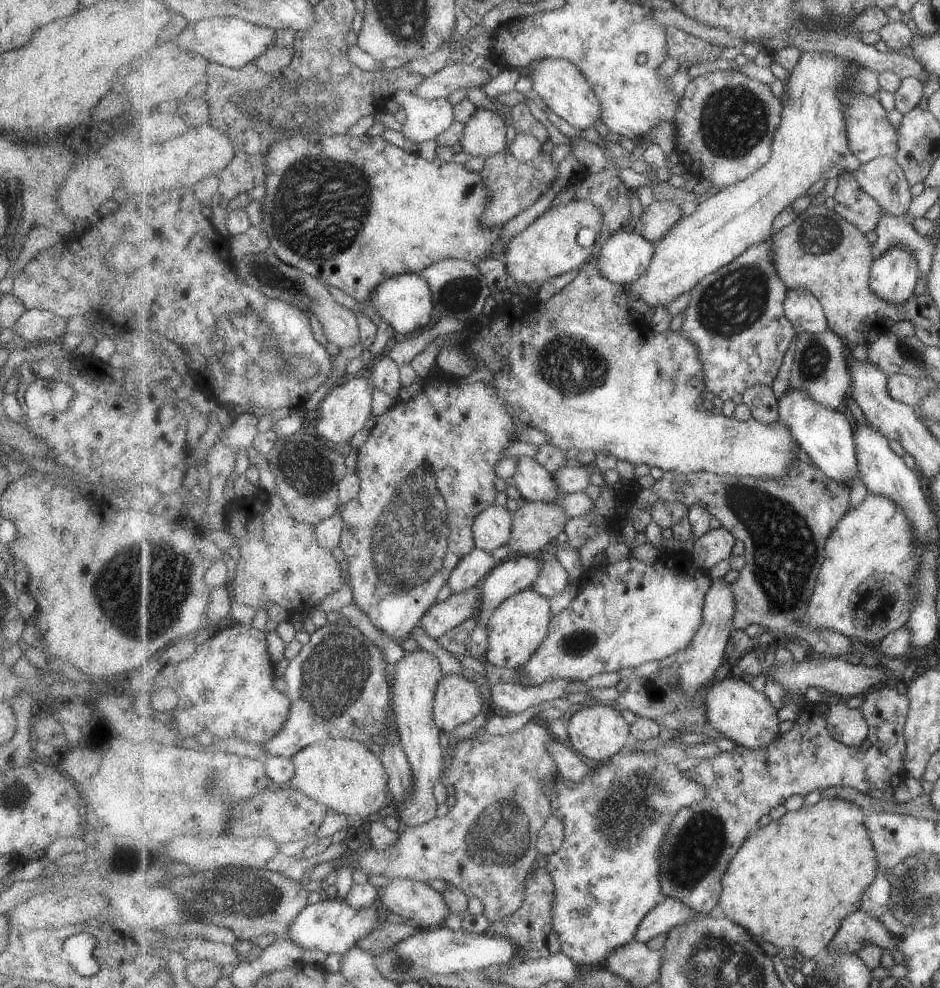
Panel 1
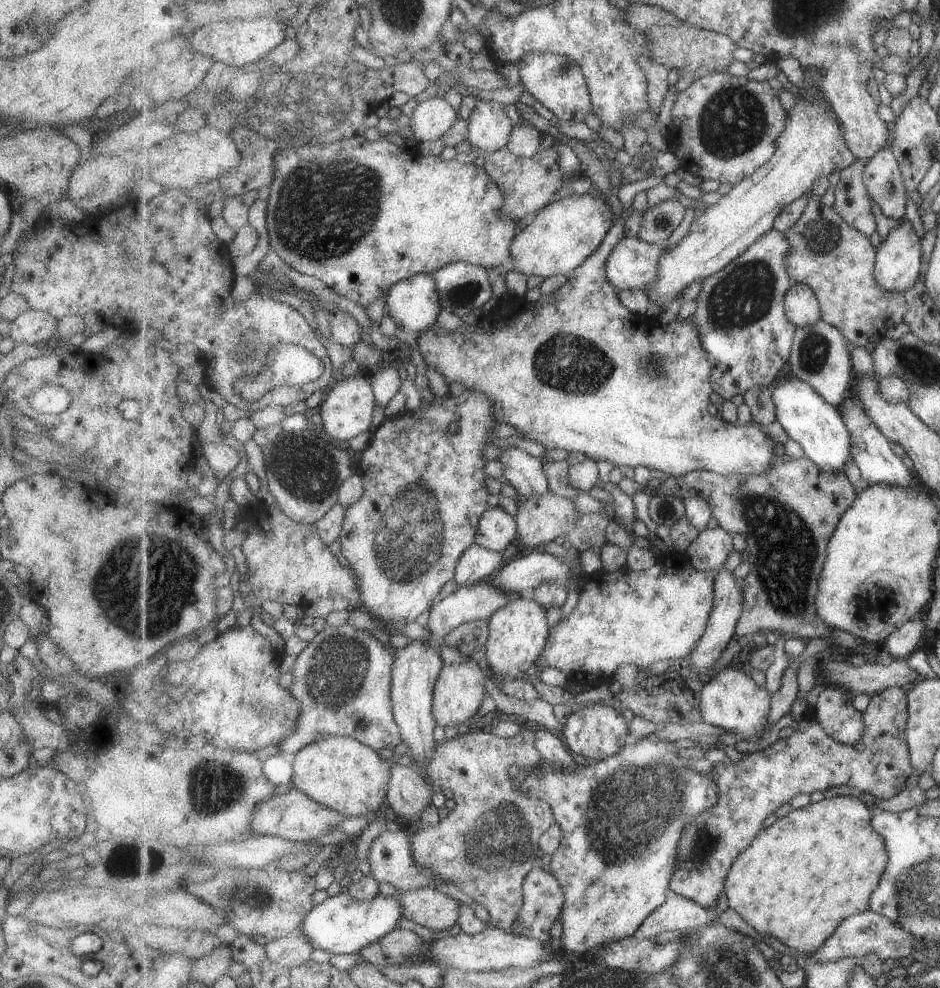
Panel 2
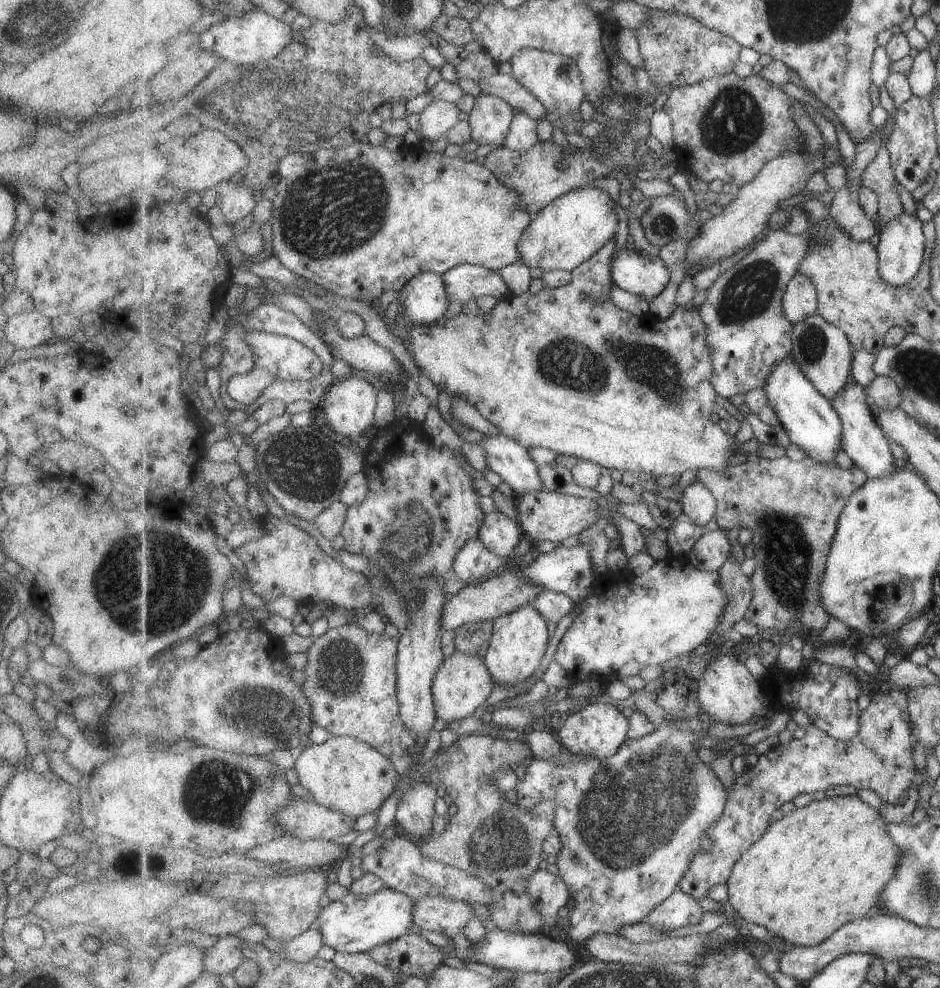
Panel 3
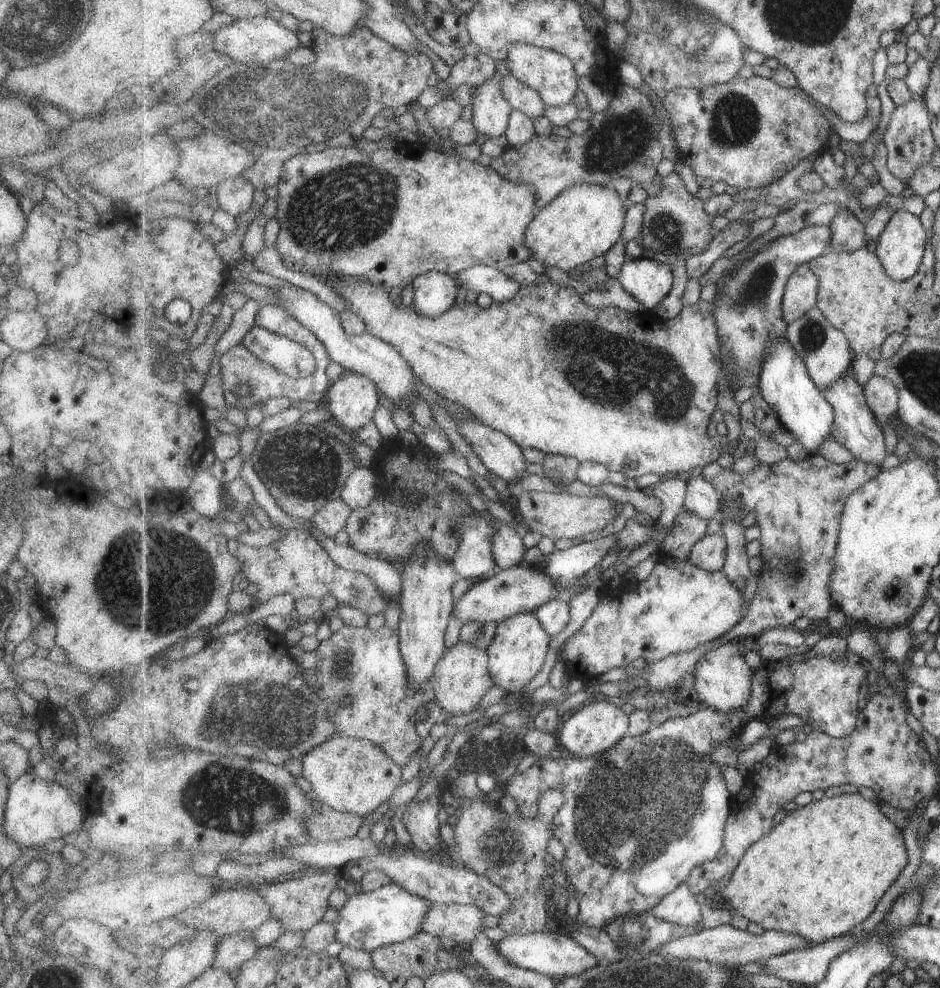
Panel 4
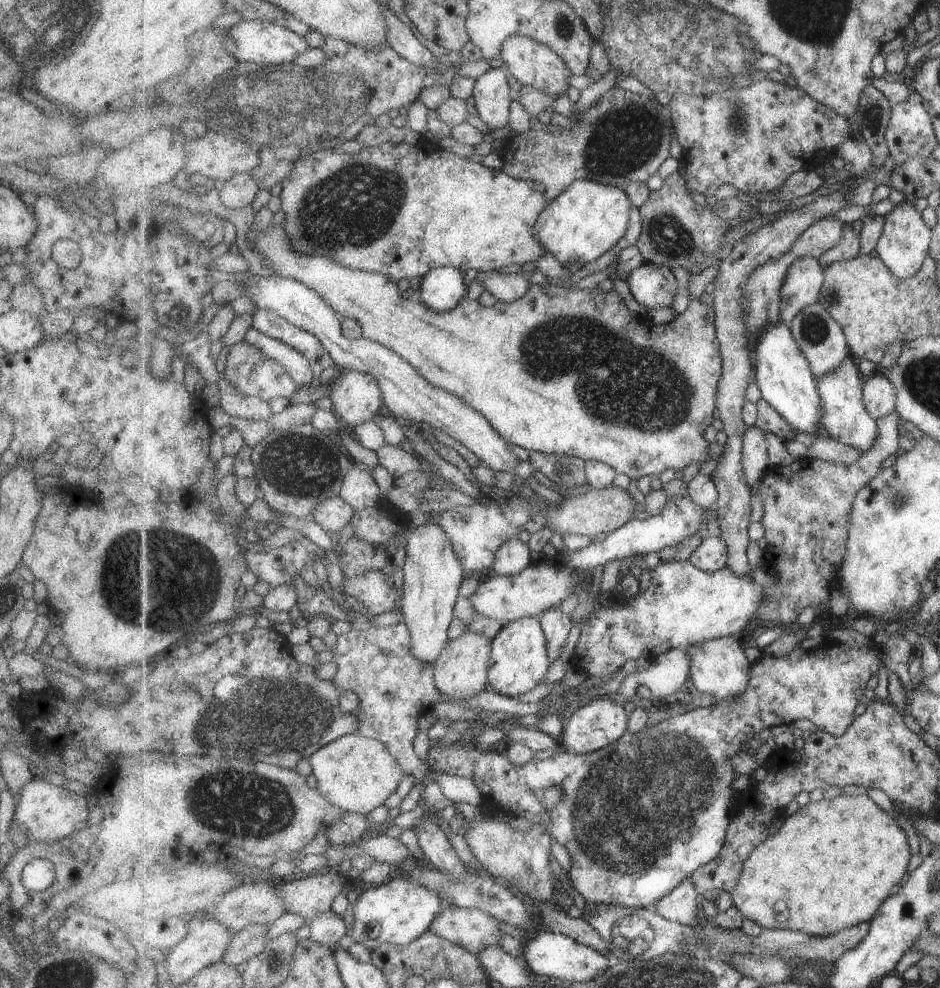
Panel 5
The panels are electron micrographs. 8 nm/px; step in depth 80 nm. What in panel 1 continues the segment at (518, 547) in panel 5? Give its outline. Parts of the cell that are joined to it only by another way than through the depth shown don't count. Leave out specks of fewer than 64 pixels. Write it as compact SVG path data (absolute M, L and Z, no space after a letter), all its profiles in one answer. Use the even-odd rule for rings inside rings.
M492 504L475 519L474 539L483 550L495 550L510 541L514 528L514 514L505 505Z

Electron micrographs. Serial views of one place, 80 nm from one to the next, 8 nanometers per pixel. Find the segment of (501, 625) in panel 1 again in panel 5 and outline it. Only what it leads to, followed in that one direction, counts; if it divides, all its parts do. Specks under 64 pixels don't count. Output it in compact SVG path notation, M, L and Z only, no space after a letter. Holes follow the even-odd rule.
M523 616L505 624L492 640L489 684L500 694L519 697L539 686L551 665L547 634L543 631L539 618Z

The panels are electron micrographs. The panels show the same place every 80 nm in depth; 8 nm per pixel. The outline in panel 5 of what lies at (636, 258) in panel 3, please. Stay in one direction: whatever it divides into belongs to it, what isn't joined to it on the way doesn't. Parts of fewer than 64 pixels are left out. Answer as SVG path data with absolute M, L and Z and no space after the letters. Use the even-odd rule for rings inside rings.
M646 261L639 268L629 270L627 274L629 274L629 278L627 278L626 283L635 301L646 309L669 308L673 304L679 286L673 270L668 265L659 266L656 263Z

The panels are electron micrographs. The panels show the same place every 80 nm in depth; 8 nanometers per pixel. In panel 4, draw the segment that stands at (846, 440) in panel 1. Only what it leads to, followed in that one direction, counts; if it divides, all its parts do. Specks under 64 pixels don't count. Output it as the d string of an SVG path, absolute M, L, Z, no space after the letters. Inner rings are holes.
M775 340L769 348L767 362L763 364L763 372L760 380L760 392L770 403L770 406L778 412L779 418L785 429L793 436L794 442L801 444L809 454L819 455L819 448L825 440L833 436L835 430L834 407L827 401L826 395L815 385L811 378L806 363L790 342Z

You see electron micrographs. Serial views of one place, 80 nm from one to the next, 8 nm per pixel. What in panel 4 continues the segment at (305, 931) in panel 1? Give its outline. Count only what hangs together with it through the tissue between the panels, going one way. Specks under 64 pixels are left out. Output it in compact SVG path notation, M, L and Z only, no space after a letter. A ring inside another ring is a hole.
M394 882L373 892L357 892L347 900L347 904L341 910L336 910L335 942L339 942L343 947L351 946L371 953L381 946L406 942L422 932L423 922L426 922L426 915L431 906L431 901L411 894L409 890L403 890Z

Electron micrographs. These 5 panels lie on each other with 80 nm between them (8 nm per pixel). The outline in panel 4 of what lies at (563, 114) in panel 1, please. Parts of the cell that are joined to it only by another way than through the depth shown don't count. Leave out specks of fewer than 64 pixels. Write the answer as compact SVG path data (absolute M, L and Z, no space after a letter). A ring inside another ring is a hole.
M517 42L510 48L506 62L511 75L539 92L547 106L564 107L572 102L575 92L579 90L579 74L575 70L575 62L556 51Z

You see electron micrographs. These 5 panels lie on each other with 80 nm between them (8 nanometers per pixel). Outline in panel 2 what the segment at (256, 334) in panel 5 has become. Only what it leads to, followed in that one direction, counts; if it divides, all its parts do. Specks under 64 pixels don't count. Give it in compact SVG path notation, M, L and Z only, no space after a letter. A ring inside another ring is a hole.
M279 342L279 344L275 344L269 350L265 361L267 361L267 366L261 374L251 374L249 378L239 378L239 382L233 384L237 396L251 402L261 401L271 389L275 389L279 385L303 386L320 379L326 371L325 363L313 351L303 345L293 343Z

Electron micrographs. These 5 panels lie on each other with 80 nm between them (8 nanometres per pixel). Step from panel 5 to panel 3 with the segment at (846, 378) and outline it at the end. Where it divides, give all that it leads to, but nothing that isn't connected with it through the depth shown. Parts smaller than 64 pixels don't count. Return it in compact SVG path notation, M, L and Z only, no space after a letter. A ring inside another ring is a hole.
M857 382L847 383L836 397L832 398L832 405L838 410L842 418L842 448L853 459L855 465L867 471L869 478L883 476L896 471L891 452L891 440L886 437L882 426L874 414L871 402L868 400L866 388Z

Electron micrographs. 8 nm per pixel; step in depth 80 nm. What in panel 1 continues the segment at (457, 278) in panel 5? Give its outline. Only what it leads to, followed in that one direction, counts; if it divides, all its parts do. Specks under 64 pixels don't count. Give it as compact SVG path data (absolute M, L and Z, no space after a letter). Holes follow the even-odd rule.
M415 273L391 277L382 282L369 298L373 307L379 312L382 320L390 324L400 336L410 336L415 330L427 326L433 314L433 298L431 298L431 285L425 277Z

